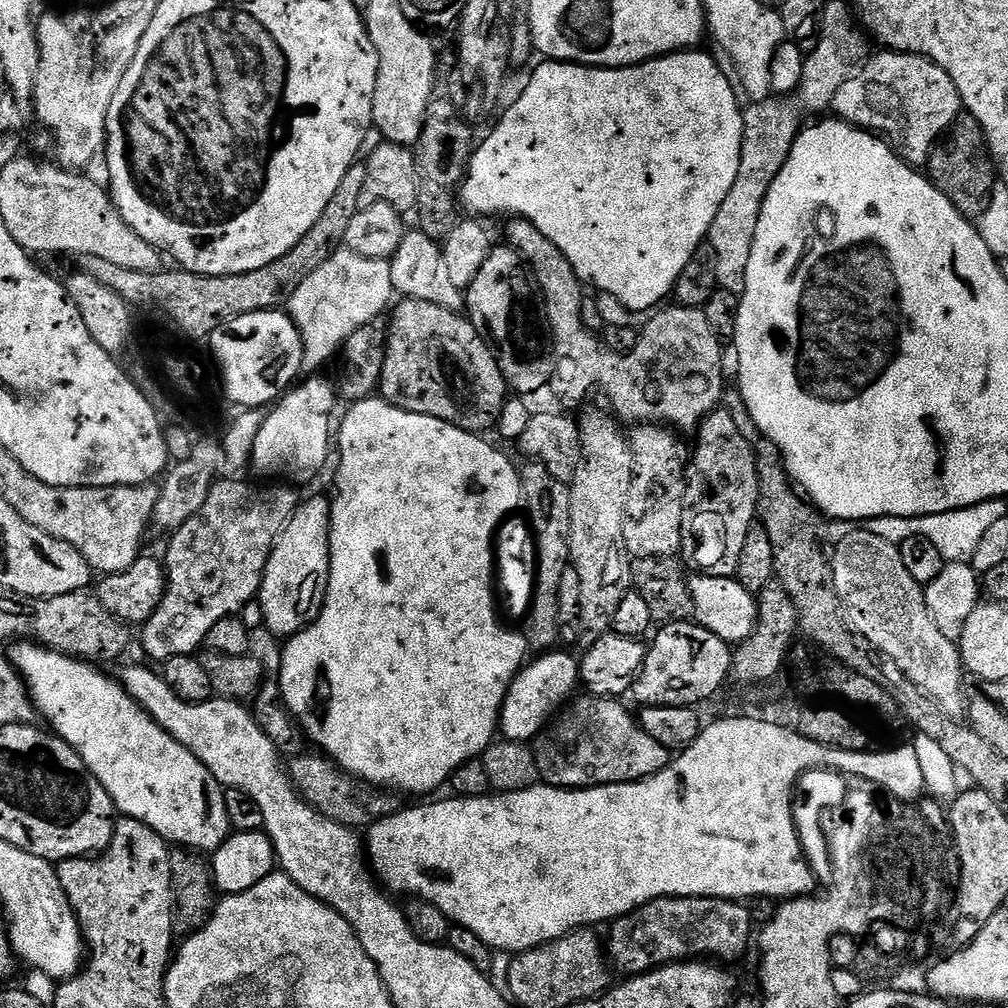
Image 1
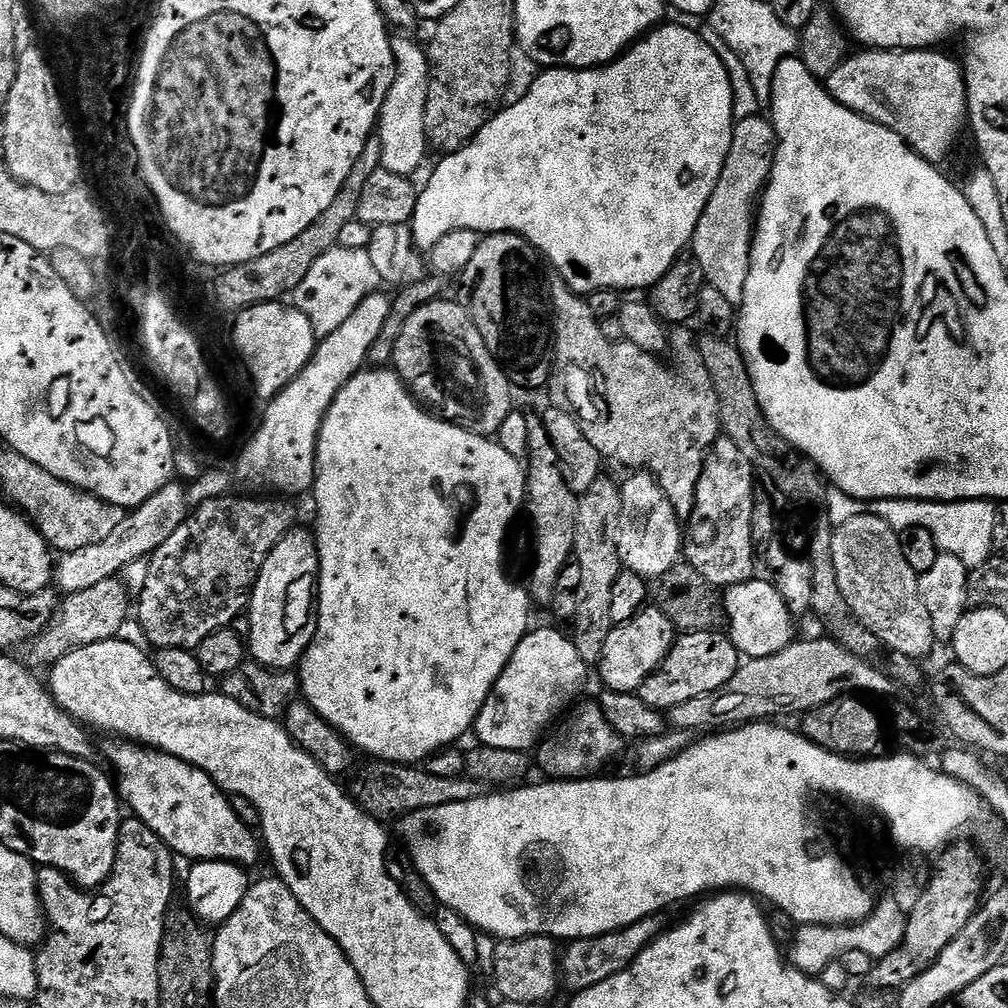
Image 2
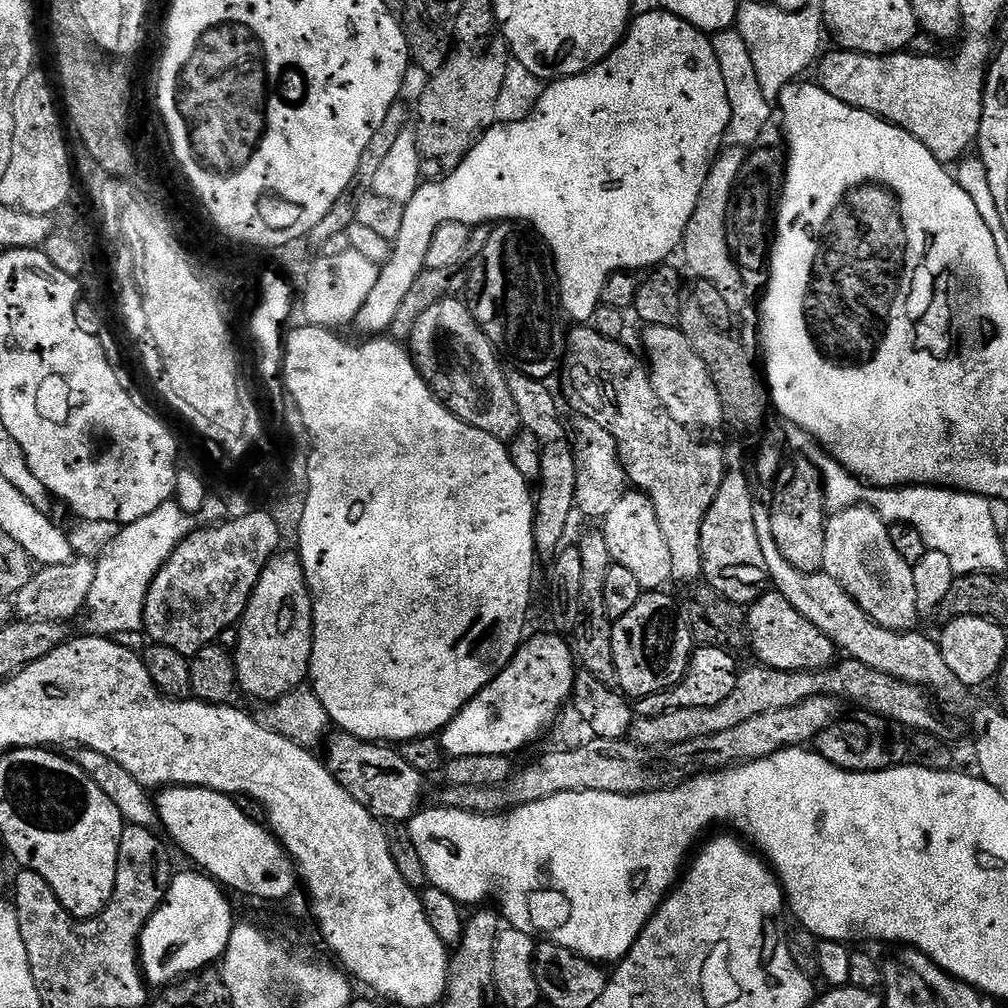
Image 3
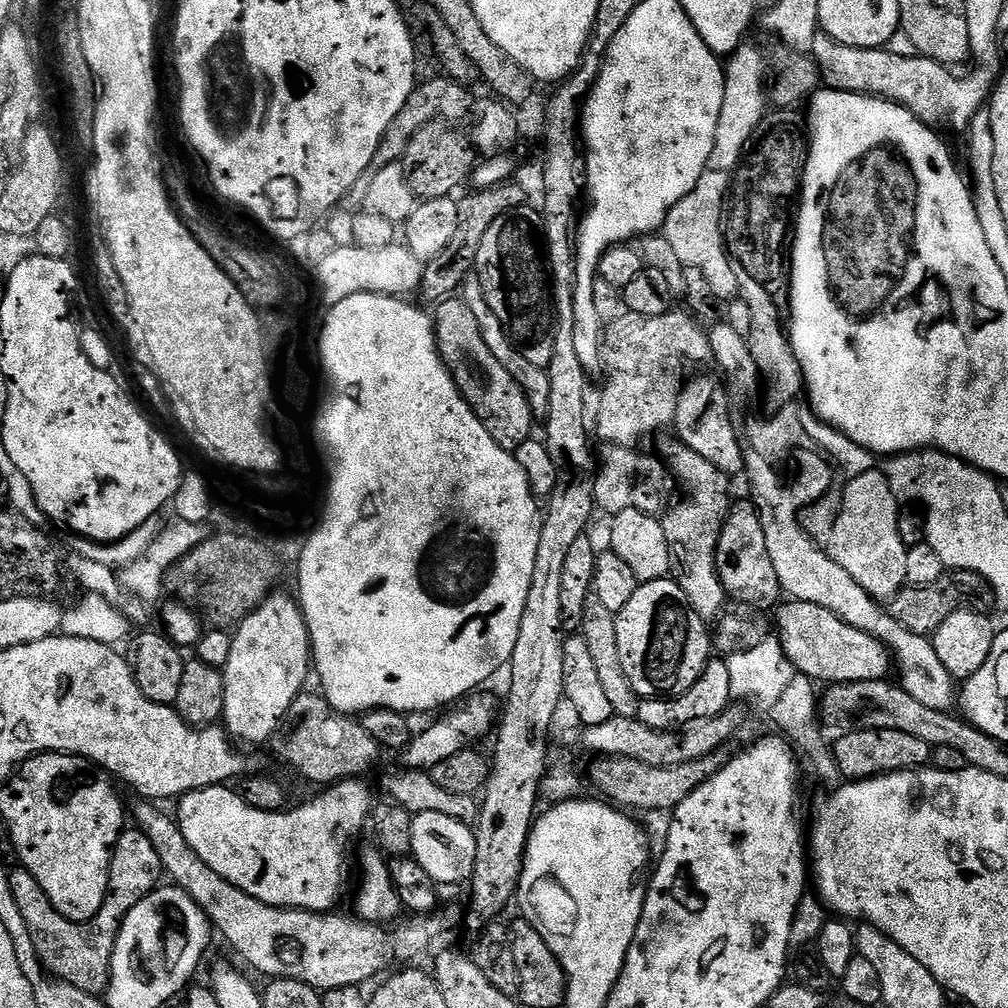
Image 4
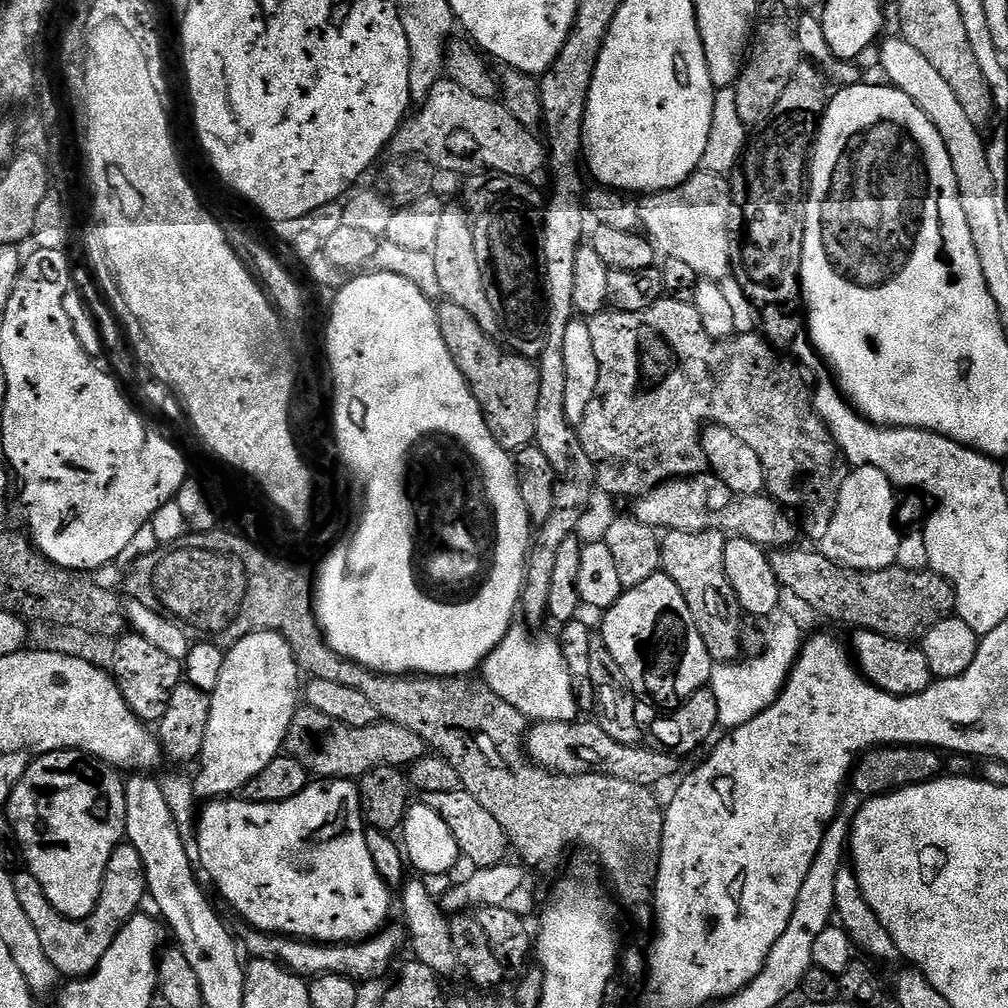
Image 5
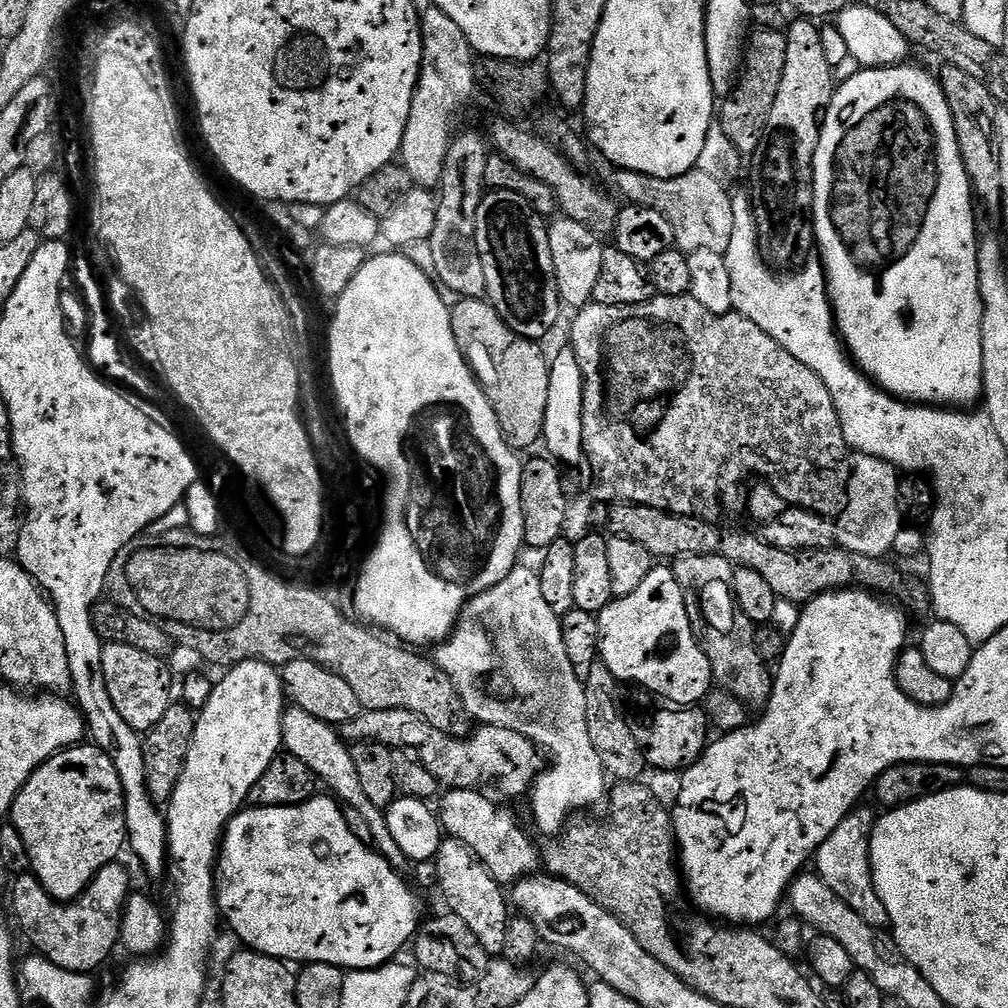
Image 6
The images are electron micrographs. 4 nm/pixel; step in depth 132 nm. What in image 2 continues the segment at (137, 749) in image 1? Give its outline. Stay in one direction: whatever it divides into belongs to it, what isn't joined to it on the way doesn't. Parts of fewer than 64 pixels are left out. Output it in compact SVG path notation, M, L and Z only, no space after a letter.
M116 742L109 750L112 759L111 771L116 771L118 781L118 795L125 805L132 807L131 815L141 820L158 838L168 843L177 857L185 856L188 862L201 860L228 860L232 864L249 866L262 856L262 844L257 833L248 828L238 814L234 814L231 799L223 788L216 785L215 780L205 774L200 768L174 758L169 752L160 752L156 748L141 746L136 742Z

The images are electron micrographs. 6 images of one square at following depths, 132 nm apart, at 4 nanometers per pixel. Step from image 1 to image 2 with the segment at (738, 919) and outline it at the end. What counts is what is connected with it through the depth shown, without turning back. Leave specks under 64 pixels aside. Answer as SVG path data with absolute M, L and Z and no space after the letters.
M660 914L647 916L622 930L614 930L610 934L571 941L565 947L568 948L565 952L563 949L558 960L563 987L565 984L570 990L569 993L575 994L590 986L598 986L598 982L606 982L606 978L614 978L614 974L629 968L634 958L638 958L638 954L642 954L642 950L646 950L646 946L654 943L660 937L660 933L665 931L664 918Z

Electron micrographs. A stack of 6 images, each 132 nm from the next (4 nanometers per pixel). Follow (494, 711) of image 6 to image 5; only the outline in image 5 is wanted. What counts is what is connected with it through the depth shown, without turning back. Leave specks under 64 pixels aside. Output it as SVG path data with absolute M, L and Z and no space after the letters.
M509 628L496 648L482 661L483 683L494 690L498 698L510 702L510 706L528 717L529 721L577 719L575 691L559 639L555 635L531 636L527 632L529 629L524 628Z

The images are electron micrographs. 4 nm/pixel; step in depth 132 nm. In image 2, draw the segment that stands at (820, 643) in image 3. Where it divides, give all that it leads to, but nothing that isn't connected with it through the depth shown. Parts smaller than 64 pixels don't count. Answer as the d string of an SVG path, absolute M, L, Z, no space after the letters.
M753 578L730 586L723 589L722 599L726 617L726 635L739 647L741 657L750 660L770 658L778 654L778 650L786 650L786 646L790 646L793 640L797 639L797 621L786 606L786 602L782 602L782 594L778 594L771 579Z

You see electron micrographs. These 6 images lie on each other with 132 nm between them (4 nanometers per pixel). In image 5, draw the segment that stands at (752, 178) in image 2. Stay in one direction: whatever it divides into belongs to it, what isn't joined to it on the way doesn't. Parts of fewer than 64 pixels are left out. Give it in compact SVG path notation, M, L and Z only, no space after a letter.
M696 171L693 176L680 184L677 188L671 188L669 192L657 192L648 194L639 201L640 222L657 253L664 258L678 258L686 262L696 271L697 277L722 281L732 271L732 254L734 240L728 237L728 184L723 175L718 172Z

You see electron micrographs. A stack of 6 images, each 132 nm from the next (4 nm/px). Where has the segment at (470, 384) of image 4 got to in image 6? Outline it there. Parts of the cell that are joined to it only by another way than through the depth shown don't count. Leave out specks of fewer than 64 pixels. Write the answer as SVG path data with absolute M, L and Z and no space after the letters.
M462 298L450 311L460 353L484 389L490 406L494 406L506 442L517 450L539 445L544 438L546 397L550 394L549 357L544 357L537 341L514 334L487 299Z

